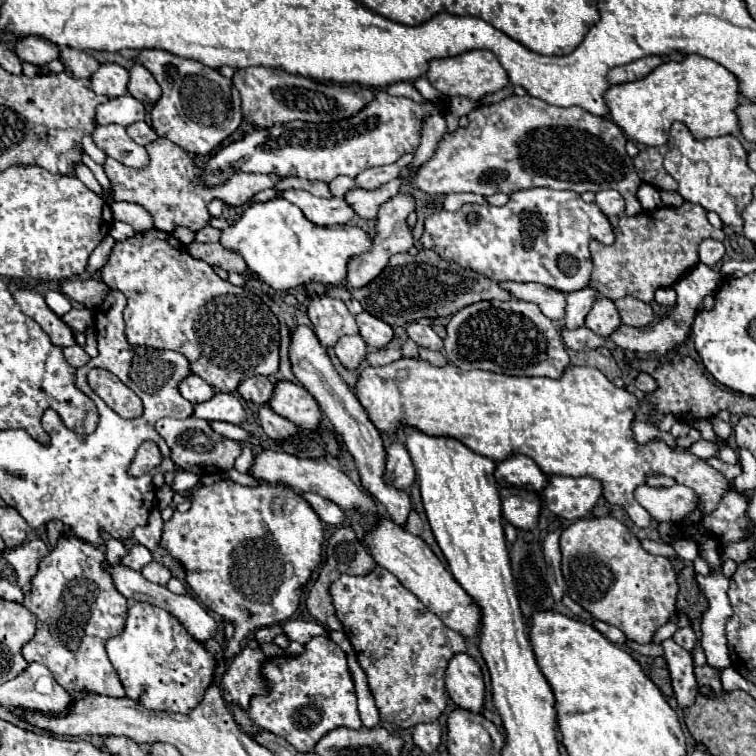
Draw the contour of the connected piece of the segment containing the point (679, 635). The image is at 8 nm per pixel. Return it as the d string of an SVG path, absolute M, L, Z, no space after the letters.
M681 627L681 629L677 629L675 635L673 635L673 641L675 641L677 645L681 645L683 649L687 649L687 651L693 651L693 647L697 645L697 637L695 637L695 633L693 633L691 627Z

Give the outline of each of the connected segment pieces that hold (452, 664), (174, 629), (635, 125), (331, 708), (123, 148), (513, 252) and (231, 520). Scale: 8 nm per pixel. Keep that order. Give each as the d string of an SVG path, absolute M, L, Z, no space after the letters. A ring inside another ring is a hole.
M459 653L449 661L445 685L451 701L467 711L481 713L485 703L485 681L481 667L467 655Z
M127 599L129 615L123 633L105 643L129 699L153 711L189 713L203 701L207 687L213 683L215 657L195 641L177 617L145 601Z
M689 55L683 63L667 61L639 81L611 85L603 93L603 99L613 123L621 127L623 135L647 147L665 145L671 123L675 121L687 125L695 139L739 133L735 117L735 107L739 103L735 75L719 63L699 55Z
M313 637L305 645L305 653L299 657L283 655L267 659L263 665L263 675L271 687L271 693L253 697L247 715L261 729L287 739L301 753L313 751L317 741L337 727L363 727L357 711L357 697L347 667L347 657L343 649L331 641L331 637Z
M103 125L93 131L95 145L109 157L117 159L127 167L145 167L149 155L145 147L137 145L121 125Z
M533 187L515 191L509 195L507 205L493 207L493 205L463 205L459 211L445 211L437 209L433 215L425 219L425 229L421 235L423 249L431 249L439 253L443 259L451 259L461 267L469 267L493 281L537 281L547 287L553 287L563 293L579 291L589 285L591 275L591 253L589 243L601 241L603 245L611 245L615 241L613 229L607 217L599 211L595 203L585 203L579 193L575 191L555 191L549 187ZM467 213L479 213L481 221L477 225L469 225L465 221Z
M217 481L213 485L197 487L189 499L189 511L175 511L165 523L161 547L183 563L187 583L195 595L211 611L235 625L235 635L223 651L223 659L233 659L241 651L241 641L251 631L287 621L297 611L301 589L321 563L321 545L325 541L323 523L301 493L287 485L259 483L255 487L245 487L233 481Z

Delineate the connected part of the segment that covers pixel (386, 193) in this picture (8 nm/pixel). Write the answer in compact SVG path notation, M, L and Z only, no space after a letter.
M397 177L397 179L385 183L381 189L375 189L375 191L353 189L353 191L347 193L345 201L353 207L353 211L361 219L375 219L379 205L385 203L387 199L391 199L393 195L397 195L399 189L401 189L401 183L403 183L403 177Z

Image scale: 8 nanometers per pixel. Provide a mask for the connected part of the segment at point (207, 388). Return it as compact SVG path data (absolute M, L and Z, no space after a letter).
M193 373L181 381L179 391L181 391L181 395L183 395L187 401L191 401L191 403L209 401L209 399L215 395L215 389L213 389L209 383L205 383L199 375L193 375Z

